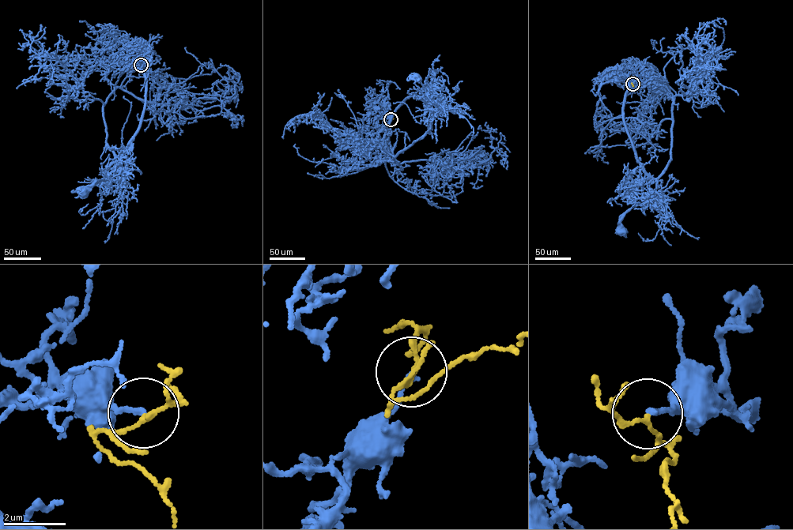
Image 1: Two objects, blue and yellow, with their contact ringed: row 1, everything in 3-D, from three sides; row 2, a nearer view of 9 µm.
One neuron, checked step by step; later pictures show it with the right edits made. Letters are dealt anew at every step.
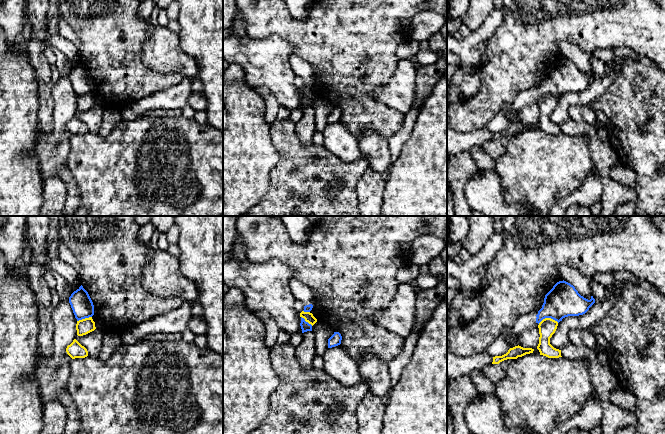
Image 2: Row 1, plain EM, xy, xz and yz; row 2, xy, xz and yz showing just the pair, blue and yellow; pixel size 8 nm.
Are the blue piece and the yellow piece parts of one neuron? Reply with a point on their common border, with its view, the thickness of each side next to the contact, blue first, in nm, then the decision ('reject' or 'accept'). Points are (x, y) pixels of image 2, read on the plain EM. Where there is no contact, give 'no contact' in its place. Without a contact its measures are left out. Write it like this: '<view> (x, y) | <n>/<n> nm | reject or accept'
yz (548, 93) | 260/140 nm | reject

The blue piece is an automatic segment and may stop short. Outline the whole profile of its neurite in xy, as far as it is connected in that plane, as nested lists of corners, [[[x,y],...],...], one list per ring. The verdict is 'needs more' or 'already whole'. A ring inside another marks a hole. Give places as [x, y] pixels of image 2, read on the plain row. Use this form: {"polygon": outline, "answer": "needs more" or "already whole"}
{"polygon": [[[82,61],[71,70],[69,79],[77,97],[94,91],[93,78]]], "answer": "already whole"}

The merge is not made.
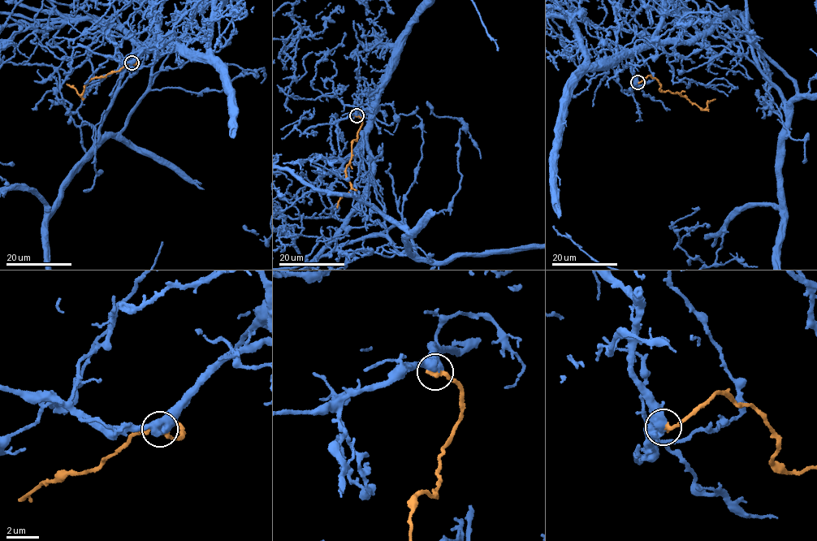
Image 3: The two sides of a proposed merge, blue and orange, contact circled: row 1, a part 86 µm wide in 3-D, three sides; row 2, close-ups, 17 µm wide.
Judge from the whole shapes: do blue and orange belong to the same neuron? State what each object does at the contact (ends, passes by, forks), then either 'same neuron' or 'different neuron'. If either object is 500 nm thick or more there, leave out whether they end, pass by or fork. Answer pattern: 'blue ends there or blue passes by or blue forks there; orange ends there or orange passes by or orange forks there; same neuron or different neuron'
same neuron

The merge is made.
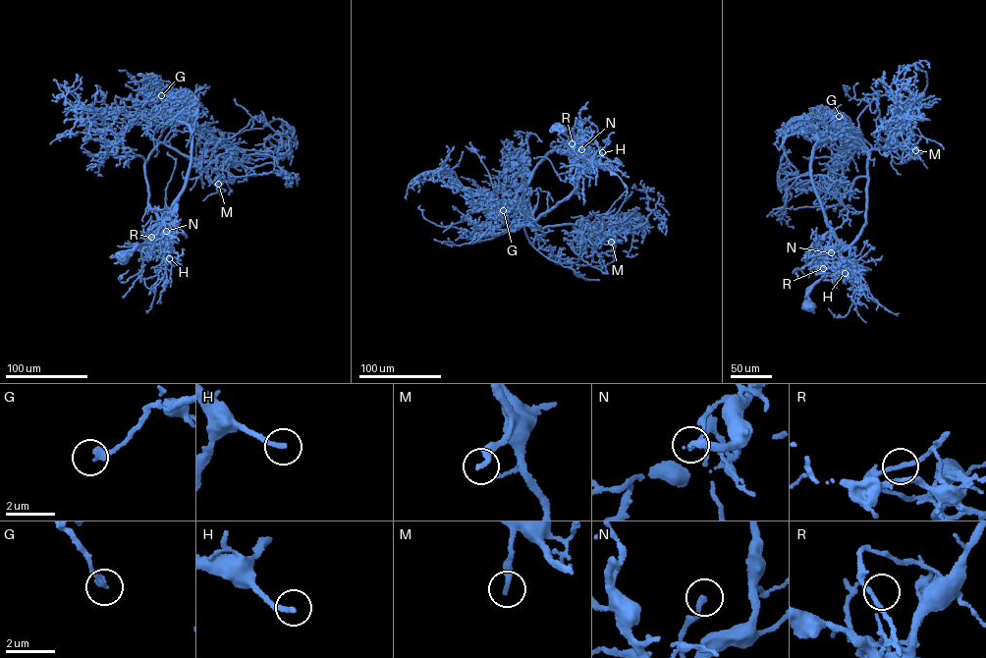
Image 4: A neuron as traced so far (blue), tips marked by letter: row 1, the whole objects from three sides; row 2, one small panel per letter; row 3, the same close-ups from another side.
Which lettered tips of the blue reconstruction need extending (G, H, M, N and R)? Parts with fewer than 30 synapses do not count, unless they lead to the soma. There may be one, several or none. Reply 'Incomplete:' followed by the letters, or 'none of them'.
Incomplete: H

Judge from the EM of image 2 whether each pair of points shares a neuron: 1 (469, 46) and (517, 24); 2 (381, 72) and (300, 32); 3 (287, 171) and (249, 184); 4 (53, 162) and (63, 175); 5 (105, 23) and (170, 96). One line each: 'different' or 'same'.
1: different
2: same
3: different
4: different
5: different

